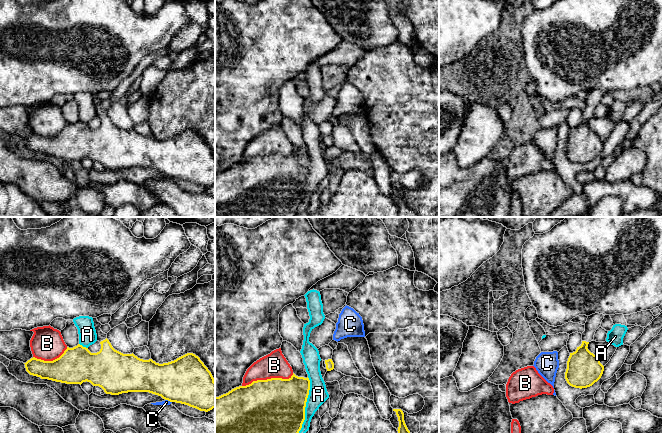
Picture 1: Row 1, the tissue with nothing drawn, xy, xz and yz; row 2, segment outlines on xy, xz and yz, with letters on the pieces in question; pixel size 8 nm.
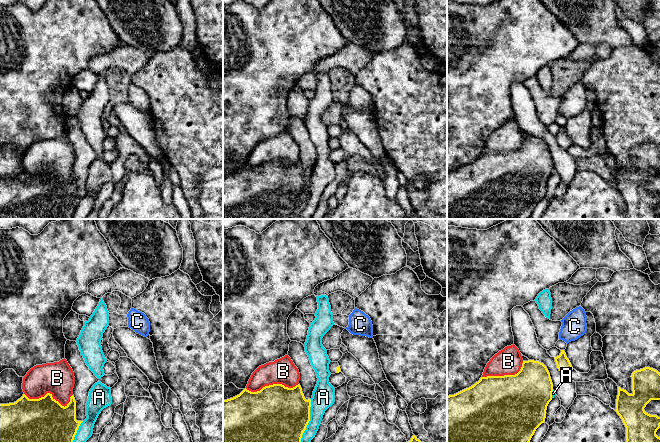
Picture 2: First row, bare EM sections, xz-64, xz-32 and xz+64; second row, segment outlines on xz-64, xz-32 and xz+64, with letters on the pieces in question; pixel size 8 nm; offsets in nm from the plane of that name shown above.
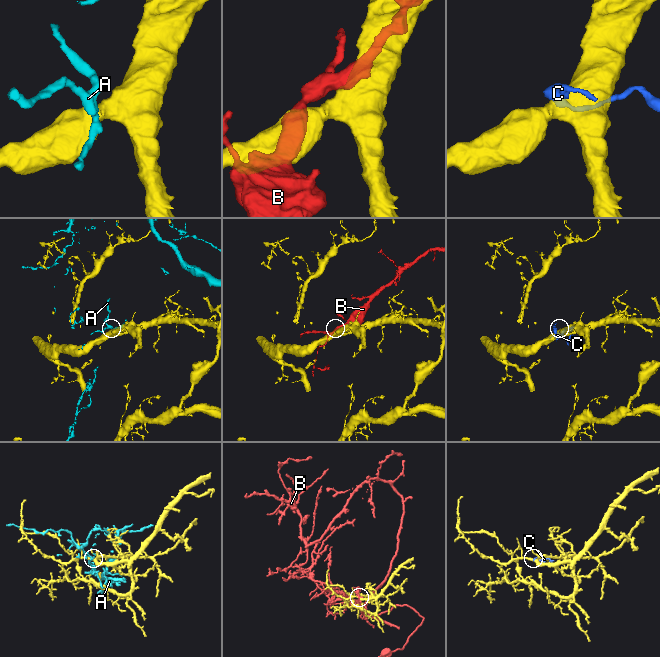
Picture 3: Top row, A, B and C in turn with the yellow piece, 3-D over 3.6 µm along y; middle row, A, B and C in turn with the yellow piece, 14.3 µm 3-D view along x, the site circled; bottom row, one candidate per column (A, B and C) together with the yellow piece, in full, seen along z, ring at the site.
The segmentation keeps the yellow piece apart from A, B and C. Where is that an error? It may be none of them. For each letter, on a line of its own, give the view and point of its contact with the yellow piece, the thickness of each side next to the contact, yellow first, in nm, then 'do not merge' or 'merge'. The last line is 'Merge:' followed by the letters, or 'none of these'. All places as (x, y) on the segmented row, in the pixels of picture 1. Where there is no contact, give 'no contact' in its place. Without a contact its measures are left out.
A: xz (305, 405) | 440/150 nm | do not merge
B: xz (267, 379) | 440/200 nm | do not merge
C: xy (168, 400) | 380/50 nm | do not merge
Merge: none of these

